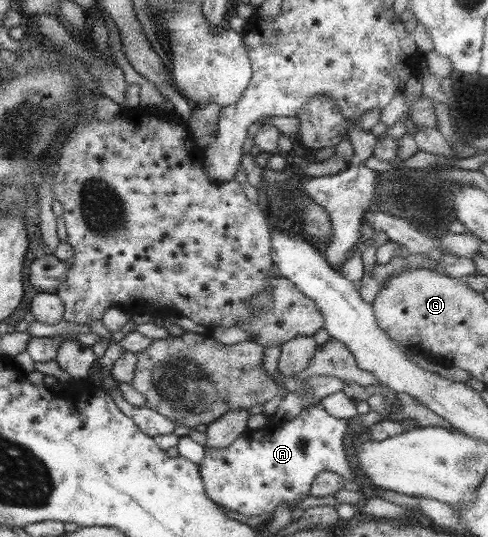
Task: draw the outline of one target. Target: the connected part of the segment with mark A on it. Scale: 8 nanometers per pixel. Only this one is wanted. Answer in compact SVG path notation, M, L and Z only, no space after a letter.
M318 402L304 408L282 426L268 425L257 430L247 430L227 448L206 448L200 470L207 496L216 505L224 505L244 515L266 515L274 512L278 505L286 505L293 510L297 503L307 499L311 485L320 472L336 472L343 479L354 481L356 474L350 468L344 450L344 435L349 428L349 420L330 415L321 402Z

